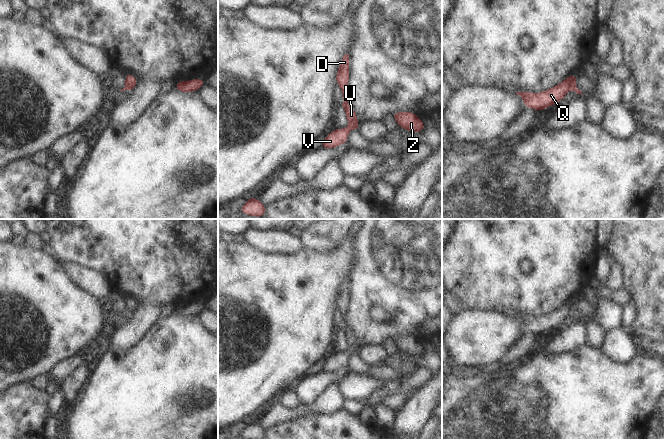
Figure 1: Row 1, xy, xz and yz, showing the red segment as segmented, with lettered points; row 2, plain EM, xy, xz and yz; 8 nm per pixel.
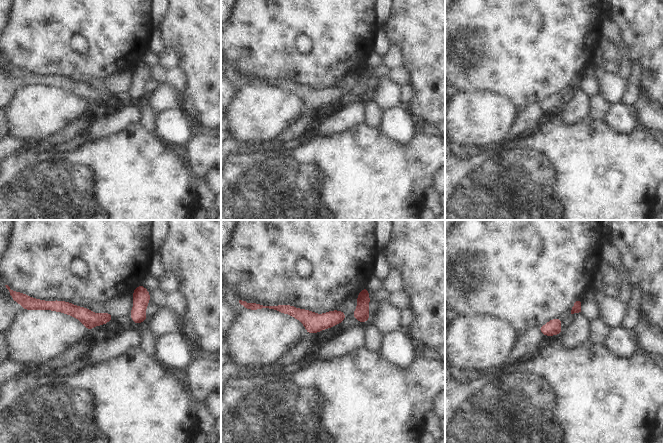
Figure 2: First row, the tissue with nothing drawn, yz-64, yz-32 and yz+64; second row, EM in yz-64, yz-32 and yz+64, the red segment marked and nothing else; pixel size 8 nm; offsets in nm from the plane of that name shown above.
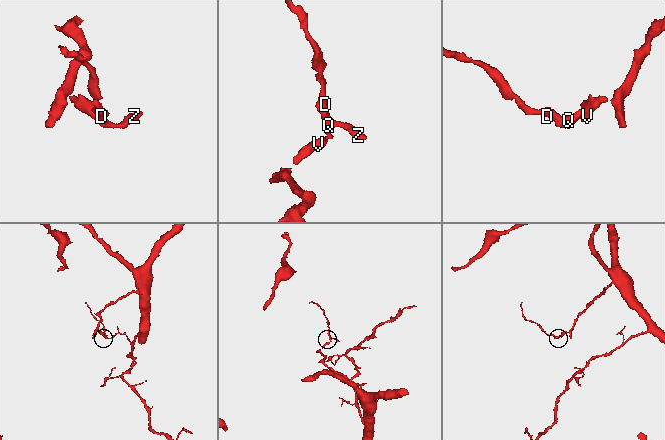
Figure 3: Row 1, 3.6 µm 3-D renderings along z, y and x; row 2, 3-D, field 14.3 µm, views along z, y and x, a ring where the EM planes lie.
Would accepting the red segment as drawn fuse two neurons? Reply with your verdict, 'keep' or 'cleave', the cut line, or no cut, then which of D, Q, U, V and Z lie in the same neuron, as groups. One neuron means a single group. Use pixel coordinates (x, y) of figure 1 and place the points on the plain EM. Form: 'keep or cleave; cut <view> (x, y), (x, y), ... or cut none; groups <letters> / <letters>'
cleave; cut xz (349, 349), (351, 352); groups D Q U Z / V

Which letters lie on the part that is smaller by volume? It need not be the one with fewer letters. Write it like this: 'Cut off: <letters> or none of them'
Cut off: D, Q, U, Z

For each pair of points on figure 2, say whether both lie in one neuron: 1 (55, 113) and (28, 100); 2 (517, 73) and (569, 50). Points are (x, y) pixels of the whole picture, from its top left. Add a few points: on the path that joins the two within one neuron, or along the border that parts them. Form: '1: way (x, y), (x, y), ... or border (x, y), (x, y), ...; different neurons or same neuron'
1: way (48, 110), (38, 110), (35, 107); same neuron
2: way (530, 60), (540, 50), (556, 50); same neuron

